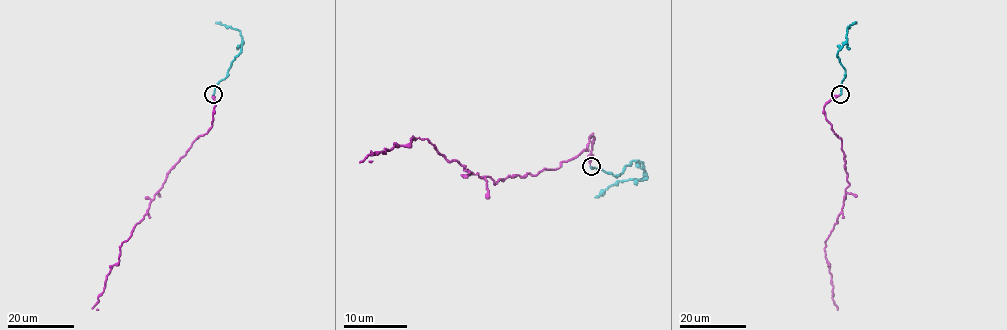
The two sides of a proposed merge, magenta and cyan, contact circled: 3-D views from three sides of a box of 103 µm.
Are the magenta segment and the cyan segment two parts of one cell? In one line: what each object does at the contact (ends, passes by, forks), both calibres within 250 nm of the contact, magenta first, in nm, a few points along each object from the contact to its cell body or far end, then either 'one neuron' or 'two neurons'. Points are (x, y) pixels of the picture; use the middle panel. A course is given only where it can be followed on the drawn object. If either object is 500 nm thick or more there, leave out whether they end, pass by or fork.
magenta ends | cyan ends | 170/170 nm | magenta via (590, 165), (592, 135), (587, 151), (558, 168), (494, 184), (426, 138), (362, 160), (372, 160) | cyan via (590, 167), (617, 176), (633, 160), (642, 164), (646, 176), (617, 181), (595, 197) | one neuron

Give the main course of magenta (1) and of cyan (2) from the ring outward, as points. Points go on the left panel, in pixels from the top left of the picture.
1: (213, 94), (212, 127), (170, 170), (146, 213), (121, 244), (119, 261), (111, 267), (93, 306), (98, 310)
2: (213, 94), (215, 86), (227, 76), (241, 50), (242, 41), (240, 32), (216, 22)

